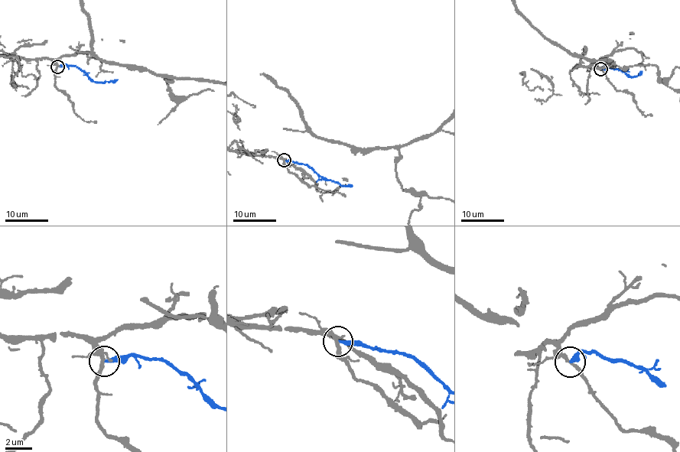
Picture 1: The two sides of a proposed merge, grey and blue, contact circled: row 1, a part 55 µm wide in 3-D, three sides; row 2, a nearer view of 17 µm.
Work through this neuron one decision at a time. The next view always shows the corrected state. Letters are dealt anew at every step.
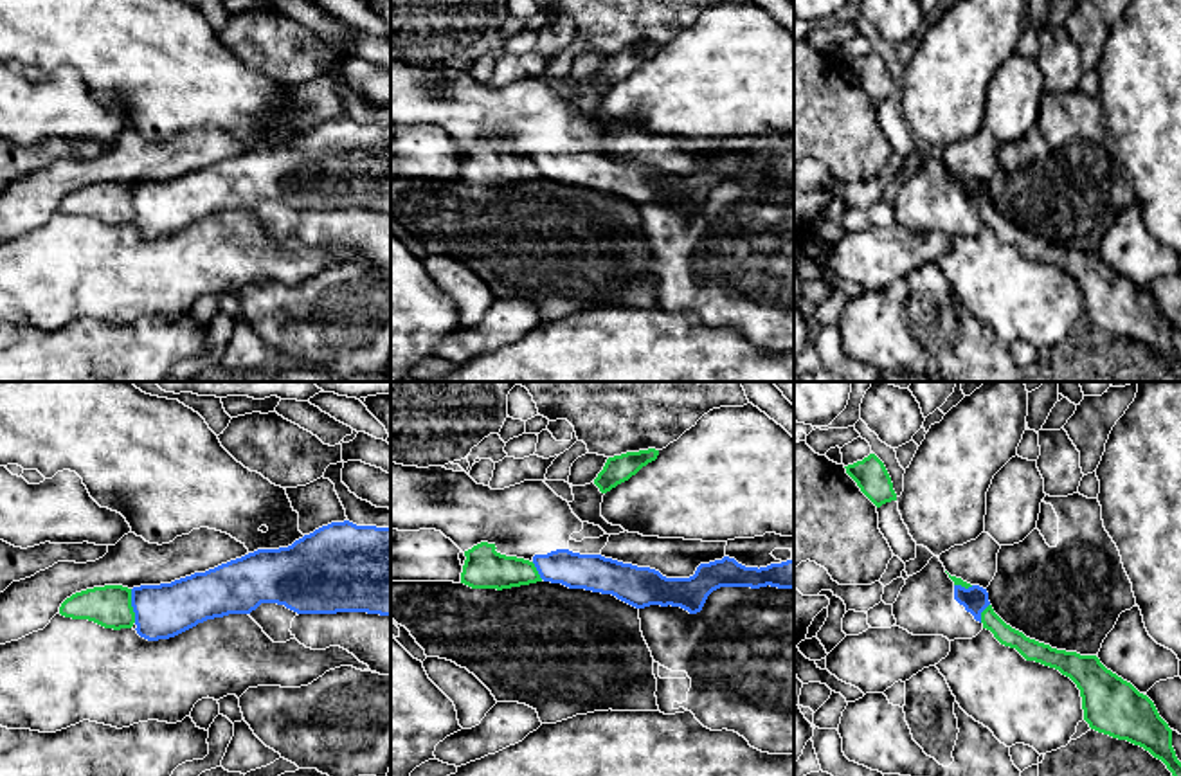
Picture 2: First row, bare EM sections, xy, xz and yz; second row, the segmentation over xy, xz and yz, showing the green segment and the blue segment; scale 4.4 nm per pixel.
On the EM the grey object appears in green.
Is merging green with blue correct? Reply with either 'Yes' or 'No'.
No

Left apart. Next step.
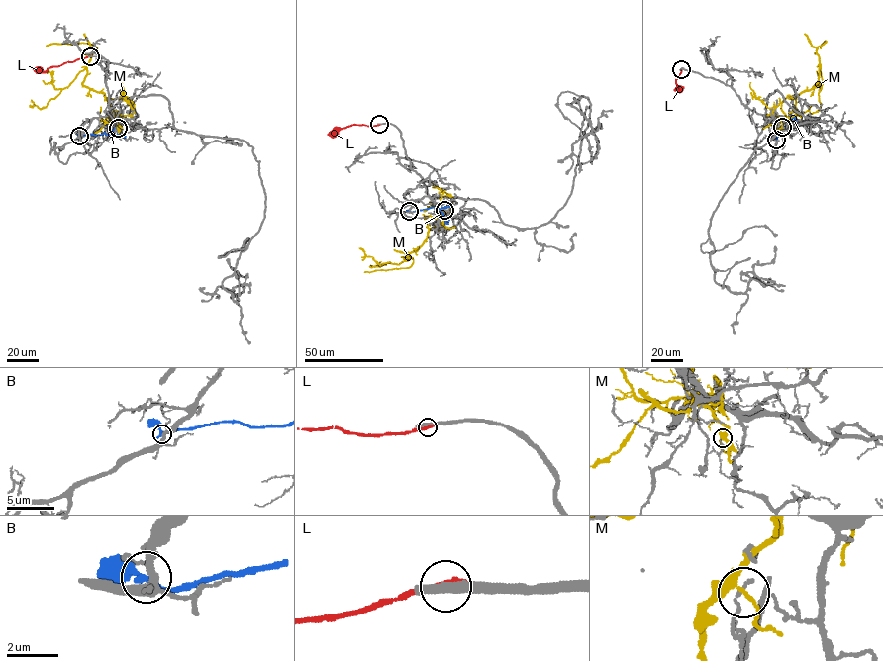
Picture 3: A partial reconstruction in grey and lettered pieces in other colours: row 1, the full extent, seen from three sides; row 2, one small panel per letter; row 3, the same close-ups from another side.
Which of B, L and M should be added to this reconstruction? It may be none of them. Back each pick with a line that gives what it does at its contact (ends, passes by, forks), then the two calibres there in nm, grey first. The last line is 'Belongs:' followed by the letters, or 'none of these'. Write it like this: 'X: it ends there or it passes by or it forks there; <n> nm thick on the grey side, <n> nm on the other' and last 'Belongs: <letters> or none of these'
Belongs: none of these

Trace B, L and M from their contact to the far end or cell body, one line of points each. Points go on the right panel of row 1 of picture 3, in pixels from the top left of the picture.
B: (776, 140), (792, 118), (796, 120)
L: (681, 69), (675, 81), (676, 91), (680, 88)
M: (782, 127), (795, 114), (796, 98), (818, 81), (820, 64), (820, 109), (799, 113)

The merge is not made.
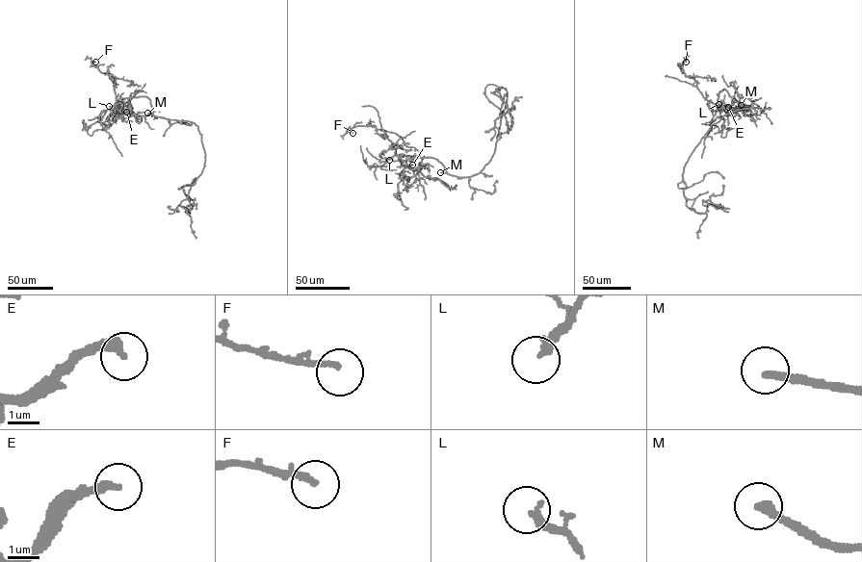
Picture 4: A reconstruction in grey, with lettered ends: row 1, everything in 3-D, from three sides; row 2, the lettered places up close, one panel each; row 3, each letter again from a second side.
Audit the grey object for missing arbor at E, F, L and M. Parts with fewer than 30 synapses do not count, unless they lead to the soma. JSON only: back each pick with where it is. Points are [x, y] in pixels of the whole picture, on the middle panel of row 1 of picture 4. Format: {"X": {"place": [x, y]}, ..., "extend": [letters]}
{"M": {"place": [440, 172]}, "extend": ["M"]}

